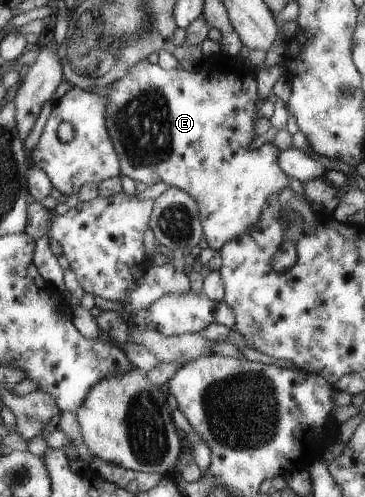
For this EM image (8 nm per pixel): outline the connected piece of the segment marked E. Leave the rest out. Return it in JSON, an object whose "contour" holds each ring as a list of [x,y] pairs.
{"contour":[[[217,54],[208,59],[203,59],[196,70],[189,72],[181,68],[177,70],[162,70],[156,63],[148,63],[146,60],[141,61],[135,64],[121,79],[111,83],[111,90],[109,90],[109,94],[105,98],[107,106],[106,126],[107,130],[110,131],[111,142],[114,143],[115,151],[118,152],[119,176],[127,176],[127,178],[135,182],[143,182],[143,184],[147,185],[163,182],[169,187],[175,187],[187,192],[197,204],[202,236],[205,238],[208,248],[215,250],[215,252],[219,251],[233,238],[237,238],[239,234],[247,232],[247,228],[251,230],[251,226],[255,222],[259,222],[259,214],[267,206],[267,200],[271,198],[271,194],[275,194],[279,190],[283,192],[283,188],[289,187],[289,176],[283,172],[278,164],[278,154],[281,152],[279,146],[275,146],[271,141],[251,150],[251,142],[255,142],[255,138],[259,135],[255,133],[255,122],[259,122],[259,118],[263,118],[259,117],[259,109],[263,104],[263,100],[259,98],[258,80],[255,79],[255,73],[249,72],[248,69],[240,66],[238,62],[233,62],[227,57]]]}

